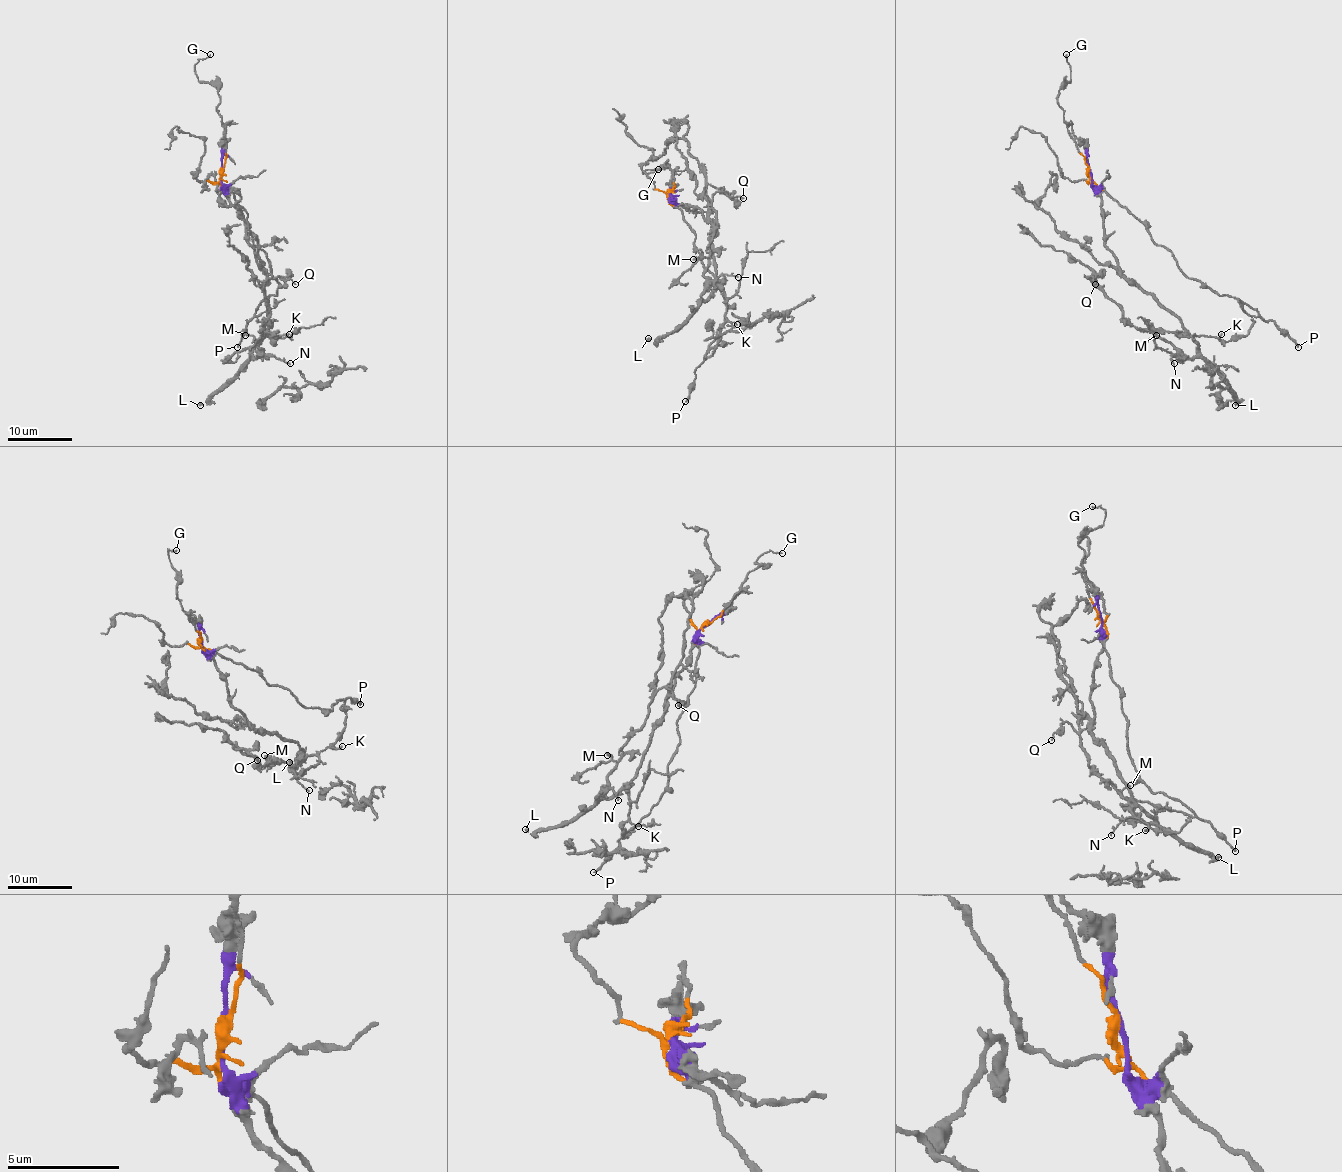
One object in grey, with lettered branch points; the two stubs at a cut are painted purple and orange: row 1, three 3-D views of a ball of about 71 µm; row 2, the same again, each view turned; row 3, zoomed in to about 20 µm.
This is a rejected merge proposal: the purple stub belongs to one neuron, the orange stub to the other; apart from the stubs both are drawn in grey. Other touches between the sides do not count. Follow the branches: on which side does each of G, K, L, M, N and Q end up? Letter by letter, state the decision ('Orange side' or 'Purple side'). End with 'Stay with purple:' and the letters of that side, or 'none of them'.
G: Orange side
K: Purple side
L: Purple side
M: Purple side
N: Purple side
Q: Purple side
Stay with purple: K, L, M, N, Q

